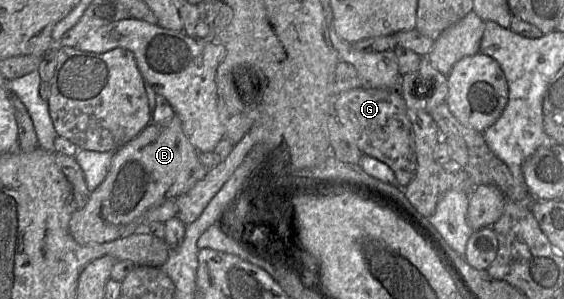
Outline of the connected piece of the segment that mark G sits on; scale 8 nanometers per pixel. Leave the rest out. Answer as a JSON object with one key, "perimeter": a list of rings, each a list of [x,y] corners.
{"perimeter":[[[362,87],[349,89],[333,99],[332,111],[364,155],[387,164],[401,188],[410,184],[416,173],[417,157],[412,124],[399,90]]]}

